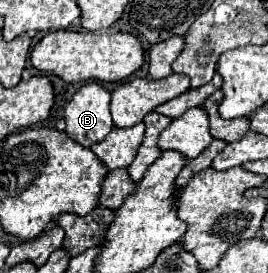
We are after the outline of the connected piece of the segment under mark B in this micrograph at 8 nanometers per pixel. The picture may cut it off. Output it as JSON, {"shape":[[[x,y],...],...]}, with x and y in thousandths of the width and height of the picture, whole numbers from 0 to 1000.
{"shape":[[[366,304],[306,311],[239,399],[246,495],[313,538],[381,516],[425,465],[410,429],[410,341]]]}

